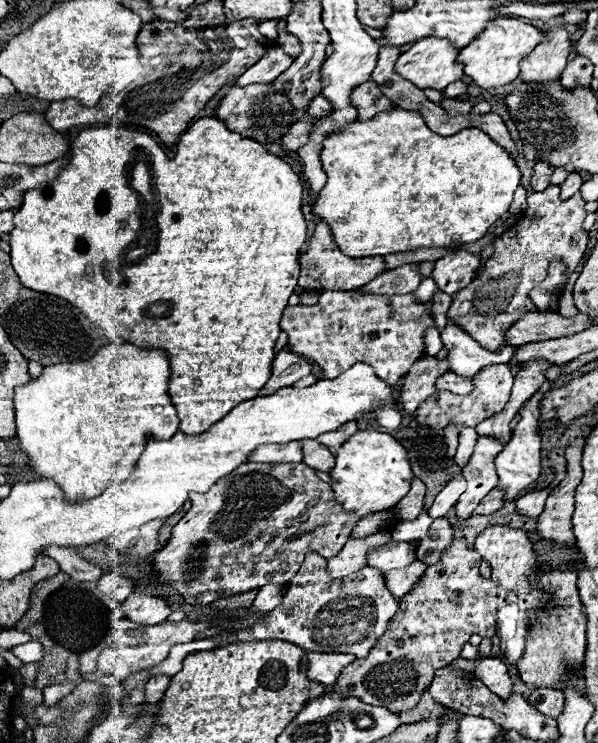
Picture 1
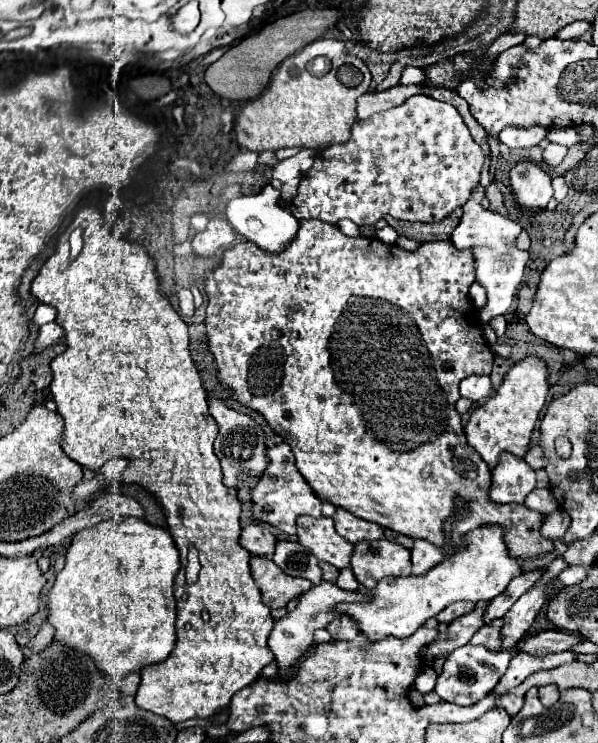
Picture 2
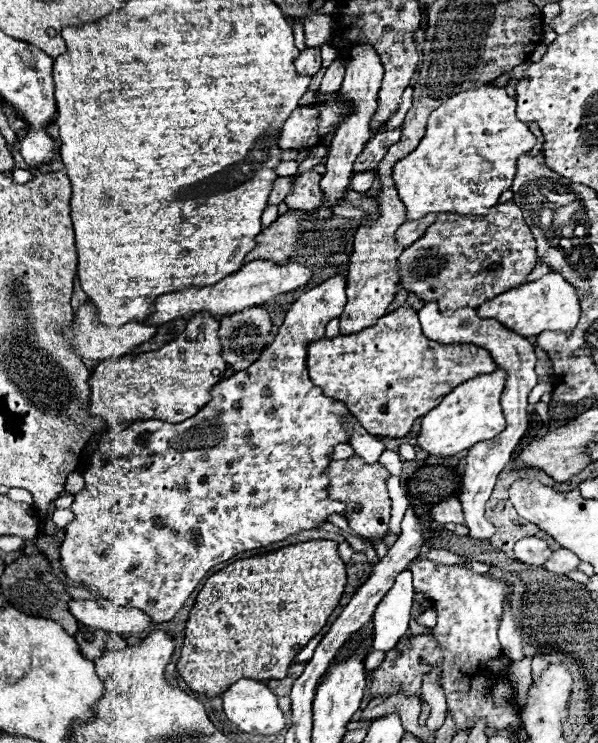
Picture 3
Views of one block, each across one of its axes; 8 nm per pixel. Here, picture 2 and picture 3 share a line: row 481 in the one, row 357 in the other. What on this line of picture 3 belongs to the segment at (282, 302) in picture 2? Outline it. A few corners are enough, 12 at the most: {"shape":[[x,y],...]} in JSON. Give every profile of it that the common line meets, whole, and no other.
{"shape":[[406,306],[312,340],[306,366],[368,434],[404,438],[496,368]]}

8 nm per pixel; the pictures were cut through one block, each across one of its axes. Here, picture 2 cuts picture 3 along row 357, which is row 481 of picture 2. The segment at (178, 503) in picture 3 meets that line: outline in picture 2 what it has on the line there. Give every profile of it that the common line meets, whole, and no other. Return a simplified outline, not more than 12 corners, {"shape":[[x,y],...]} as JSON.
{"shape":[[286,442],[252,490],[254,518],[296,534],[296,518],[322,516]]}

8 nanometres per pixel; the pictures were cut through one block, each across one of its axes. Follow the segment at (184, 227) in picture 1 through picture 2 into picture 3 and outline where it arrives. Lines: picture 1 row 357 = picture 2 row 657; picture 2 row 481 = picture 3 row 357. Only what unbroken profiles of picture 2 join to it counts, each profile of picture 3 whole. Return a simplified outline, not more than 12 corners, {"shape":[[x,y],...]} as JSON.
{"shape":[[218,320],[100,362],[90,414],[182,422],[228,370]]}

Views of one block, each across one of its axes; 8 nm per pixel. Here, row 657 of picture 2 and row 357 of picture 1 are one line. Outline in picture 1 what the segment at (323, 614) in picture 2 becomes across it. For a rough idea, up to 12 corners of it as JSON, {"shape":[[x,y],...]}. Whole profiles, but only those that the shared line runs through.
{"shape":[[280,350],[260,394],[292,386],[312,366],[300,354]]}

